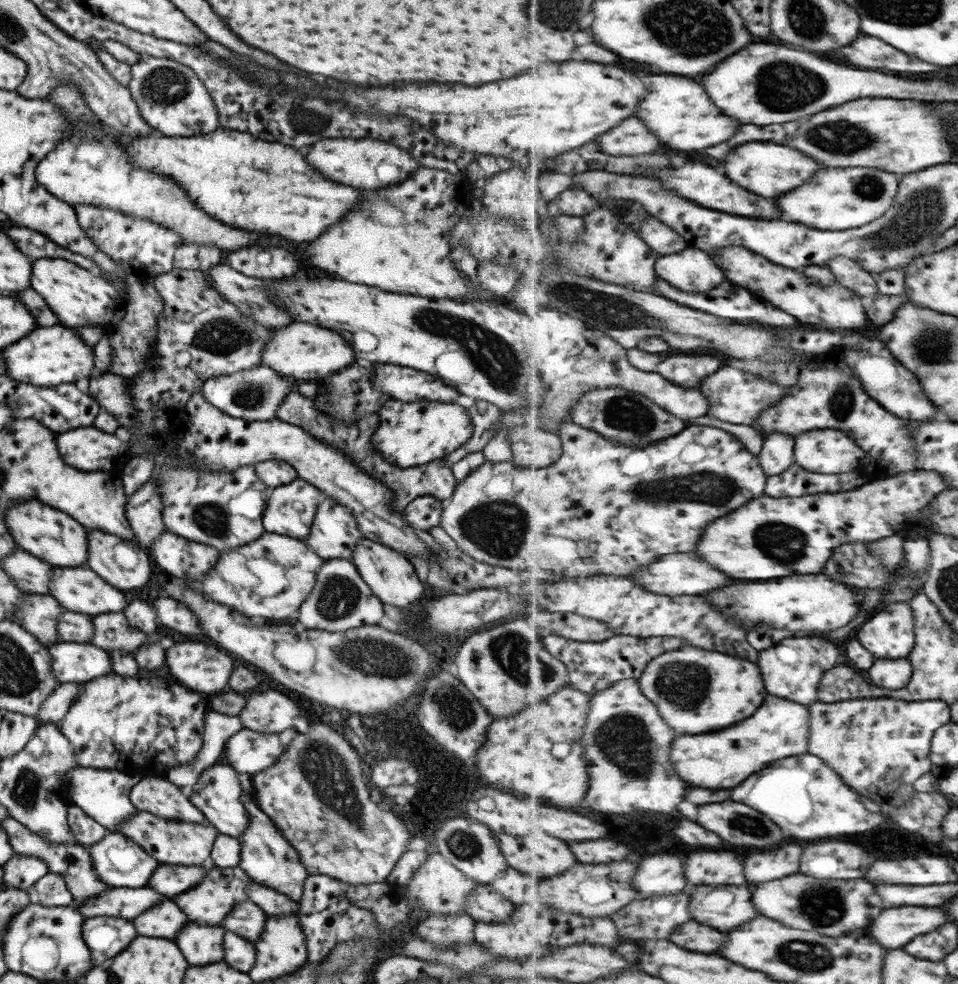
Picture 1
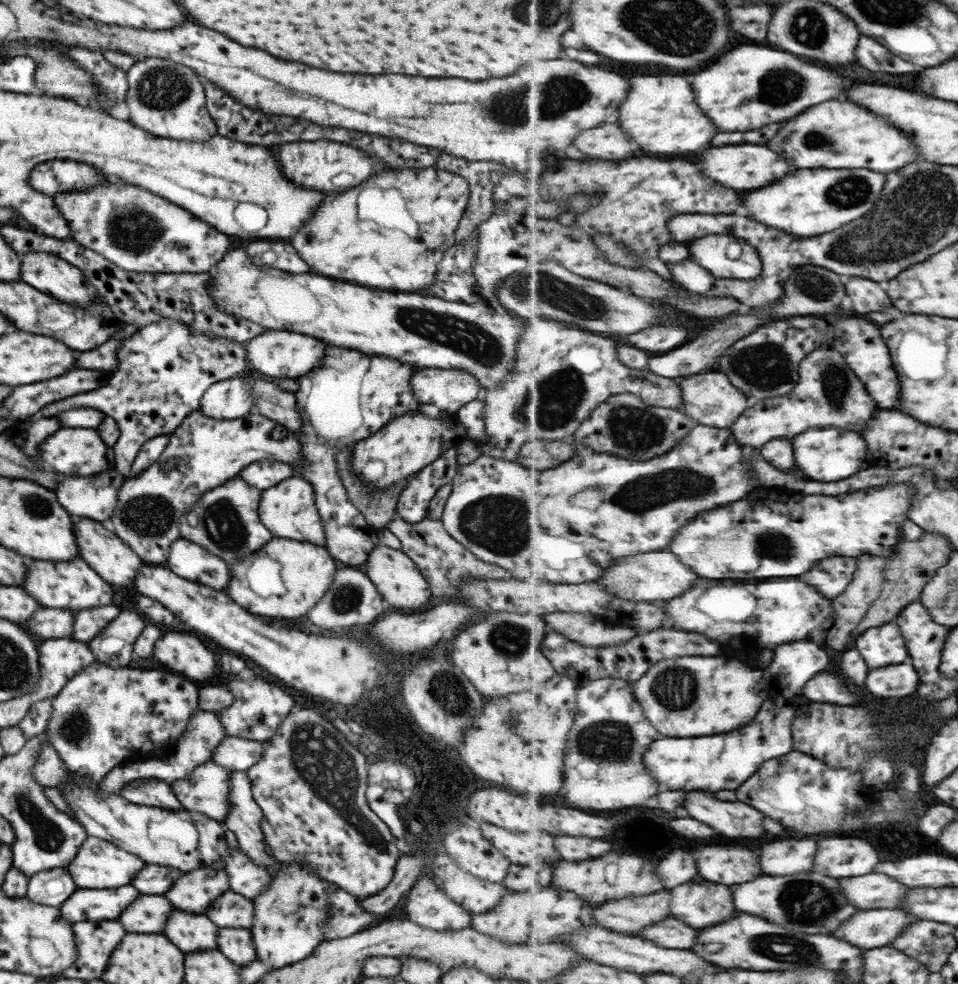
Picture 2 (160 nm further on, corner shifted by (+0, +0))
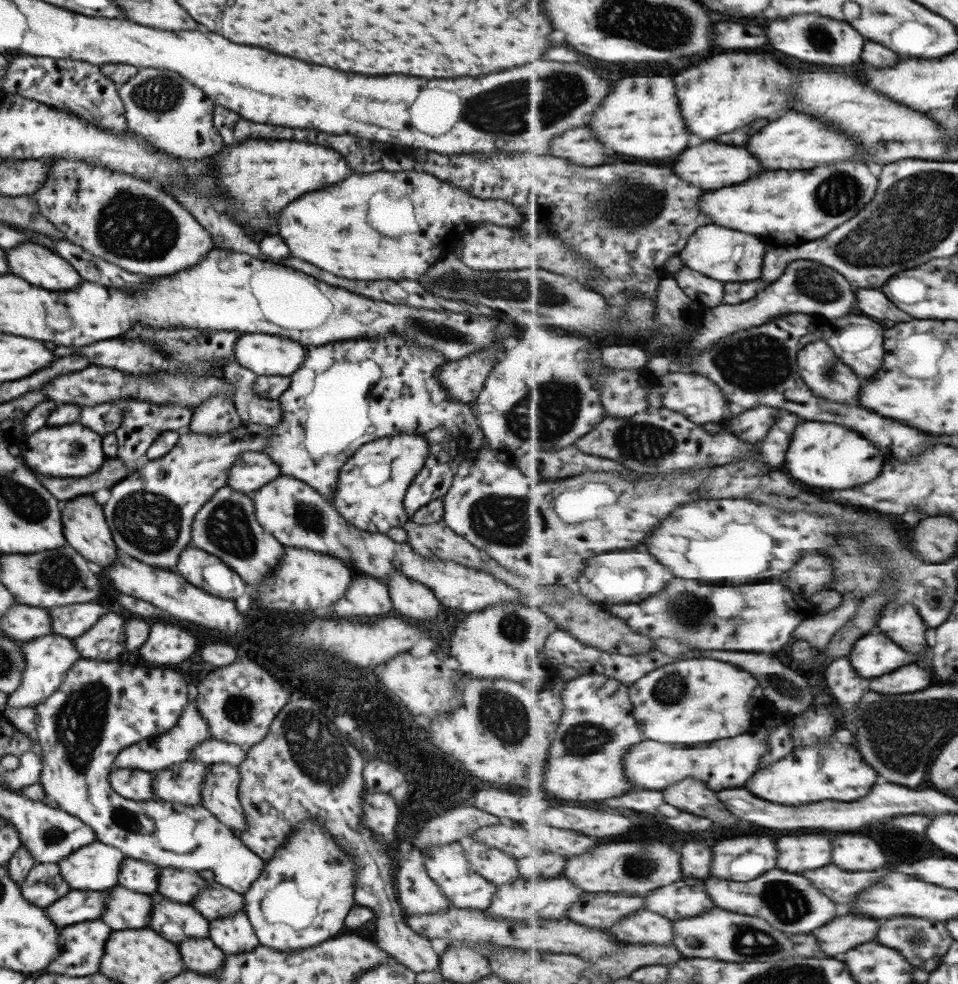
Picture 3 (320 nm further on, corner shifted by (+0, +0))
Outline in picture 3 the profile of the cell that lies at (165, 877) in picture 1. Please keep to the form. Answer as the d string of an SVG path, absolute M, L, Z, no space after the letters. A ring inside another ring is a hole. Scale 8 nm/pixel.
M125 857L120 864L117 885L133 892L151 894L157 886L157 870L159 868L154 864Z

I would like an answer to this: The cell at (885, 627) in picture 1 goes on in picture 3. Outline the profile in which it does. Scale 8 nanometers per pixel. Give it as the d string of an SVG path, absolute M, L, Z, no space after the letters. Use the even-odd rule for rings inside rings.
M874 631L855 644L851 652L851 664L863 678L877 678L916 662L913 652L907 652L891 638L884 632Z

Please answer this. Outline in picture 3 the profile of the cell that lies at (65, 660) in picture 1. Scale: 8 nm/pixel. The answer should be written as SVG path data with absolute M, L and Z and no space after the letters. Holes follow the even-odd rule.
M55 633L21 642L20 649L23 661L25 661L25 668L21 674L21 683L18 684L14 692L7 696L4 710L7 708L34 708L46 699L57 696L59 683L63 680L65 672L69 670L69 666L73 666L75 660L81 658L81 654L77 652L71 642L72 639Z

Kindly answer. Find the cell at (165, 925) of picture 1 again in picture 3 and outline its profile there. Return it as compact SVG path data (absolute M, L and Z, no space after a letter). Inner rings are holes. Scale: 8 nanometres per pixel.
M115 885L105 889L107 900L103 902L100 921L111 930L143 928L151 916L151 900L139 892L129 892L122 886Z

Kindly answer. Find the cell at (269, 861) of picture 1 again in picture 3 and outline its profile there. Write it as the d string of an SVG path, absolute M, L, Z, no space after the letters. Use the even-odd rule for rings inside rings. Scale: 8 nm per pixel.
M227 763L208 765L208 774L200 788L200 803L229 830L245 830L245 813L237 798L239 773Z

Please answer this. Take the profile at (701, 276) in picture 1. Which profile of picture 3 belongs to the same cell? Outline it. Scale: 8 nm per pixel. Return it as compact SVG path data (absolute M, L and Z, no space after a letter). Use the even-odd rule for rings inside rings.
M684 266L683 270L679 270L673 274L675 280L677 280L678 286L681 286L681 289L685 292L686 298L699 298L699 300L703 300L705 304L709 304L709 306L705 307L716 307L724 304L724 296L725 296L725 283L720 280L715 280L710 276L705 276L701 274L701 272L695 272L695 270L691 270L688 266Z

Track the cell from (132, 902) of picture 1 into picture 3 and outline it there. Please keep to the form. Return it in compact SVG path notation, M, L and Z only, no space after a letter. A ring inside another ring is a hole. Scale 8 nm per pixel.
M71 889L65 896L43 908L48 919L58 930L62 927L100 918L103 898L106 894Z

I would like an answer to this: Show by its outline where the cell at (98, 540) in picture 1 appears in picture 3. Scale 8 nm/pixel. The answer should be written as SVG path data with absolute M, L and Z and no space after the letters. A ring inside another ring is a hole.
M79 495L66 500L65 508L60 512L65 540L70 544L71 548L74 548L84 559L87 558L91 562L91 568L93 568L93 564L105 568L113 560L116 560L119 550L111 538L109 527L104 519L102 505L97 503L91 495Z

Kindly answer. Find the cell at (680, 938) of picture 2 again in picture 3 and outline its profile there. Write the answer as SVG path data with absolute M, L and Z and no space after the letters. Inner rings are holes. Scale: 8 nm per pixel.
M639 909L605 930L625 943L670 945L675 938L671 919L647 909Z

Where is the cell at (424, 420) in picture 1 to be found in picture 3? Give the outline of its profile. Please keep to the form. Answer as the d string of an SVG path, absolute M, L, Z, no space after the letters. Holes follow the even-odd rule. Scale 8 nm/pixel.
M399 432L362 444L338 472L332 506L351 527L367 534L384 533L393 526L402 526L409 519L401 506L402 498L427 456L429 447L420 433Z

